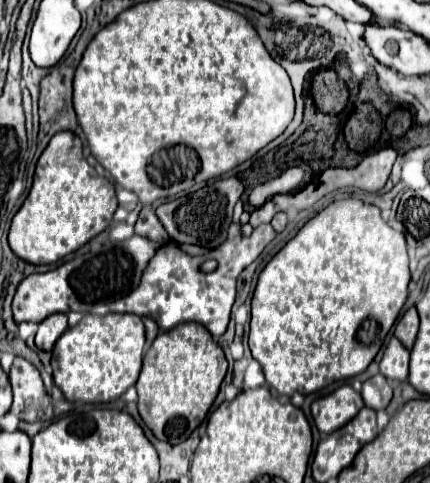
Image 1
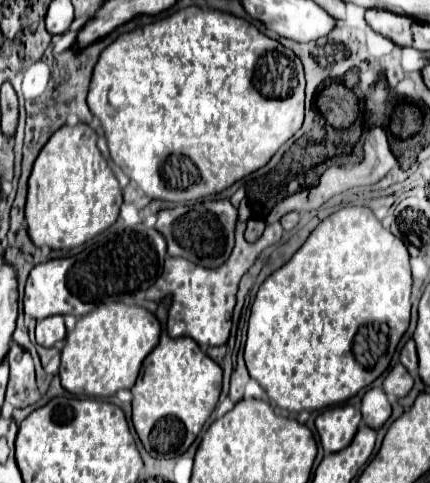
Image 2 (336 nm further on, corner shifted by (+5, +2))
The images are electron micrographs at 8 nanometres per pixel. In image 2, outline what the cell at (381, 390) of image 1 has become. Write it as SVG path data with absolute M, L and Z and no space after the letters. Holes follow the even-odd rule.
M371 388L365 392L361 414L363 414L363 422L373 430L381 428L387 422L387 418L391 416L391 404L383 388Z

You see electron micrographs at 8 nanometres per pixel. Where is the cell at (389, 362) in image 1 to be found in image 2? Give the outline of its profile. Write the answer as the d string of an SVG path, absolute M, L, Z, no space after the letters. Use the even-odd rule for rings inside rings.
M395 364L389 370L389 374L385 376L385 382L383 382L383 390L387 394L397 396L397 398L407 396L407 392L411 390L411 386L413 386L413 378L407 372L407 368L403 368L403 364Z

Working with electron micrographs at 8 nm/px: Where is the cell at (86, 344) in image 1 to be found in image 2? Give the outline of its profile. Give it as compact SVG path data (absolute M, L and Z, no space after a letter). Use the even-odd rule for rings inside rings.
M124 298L121 302L105 302L103 308L95 308L95 312L77 320L75 328L67 332L65 346L61 350L61 386L77 396L91 396L91 398L109 398L121 388L131 388L139 374L141 362L145 356L157 346L161 334L161 326L157 318L139 306L125 306Z

